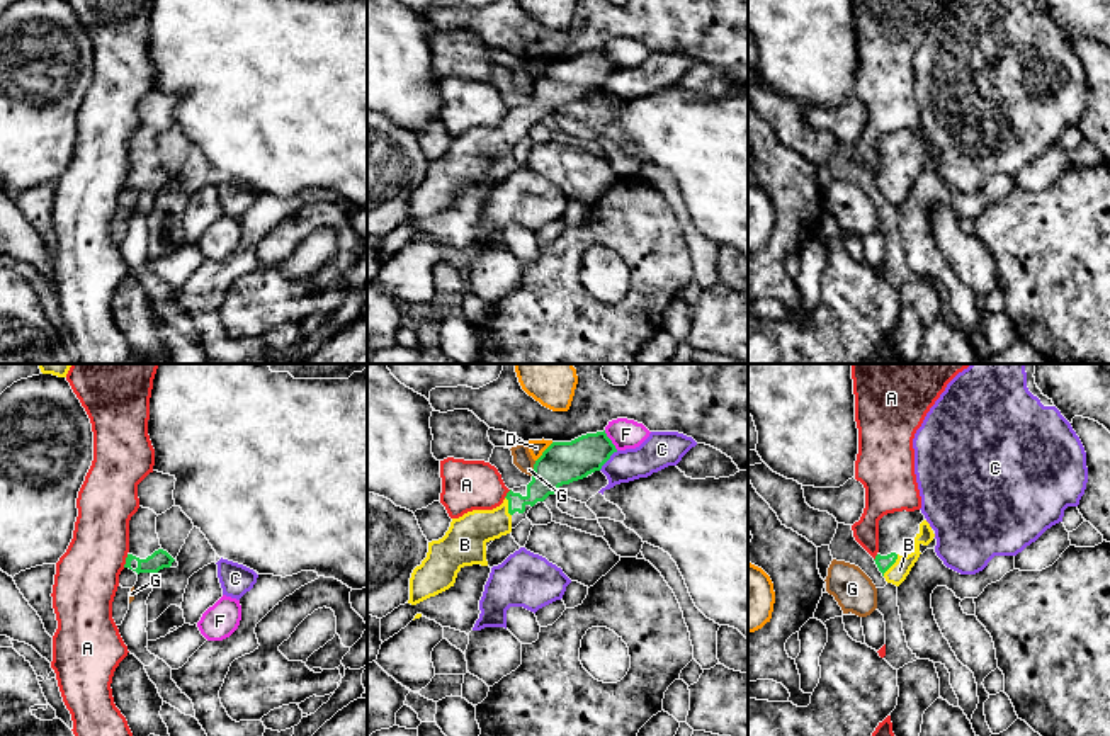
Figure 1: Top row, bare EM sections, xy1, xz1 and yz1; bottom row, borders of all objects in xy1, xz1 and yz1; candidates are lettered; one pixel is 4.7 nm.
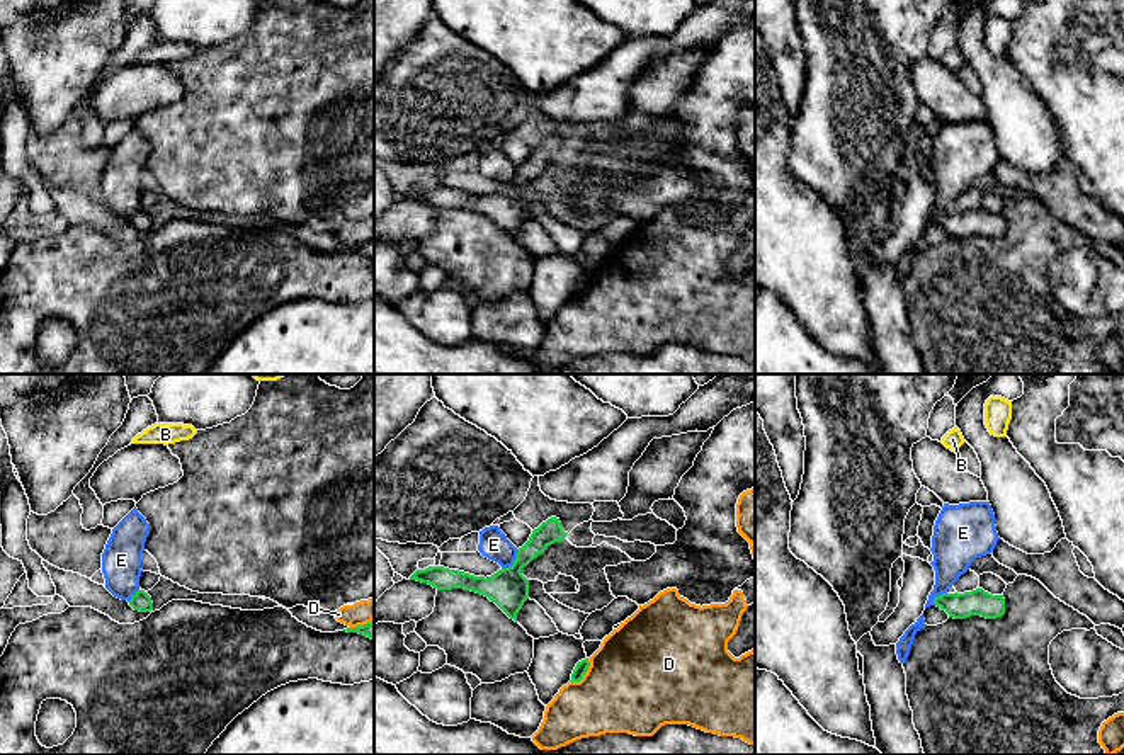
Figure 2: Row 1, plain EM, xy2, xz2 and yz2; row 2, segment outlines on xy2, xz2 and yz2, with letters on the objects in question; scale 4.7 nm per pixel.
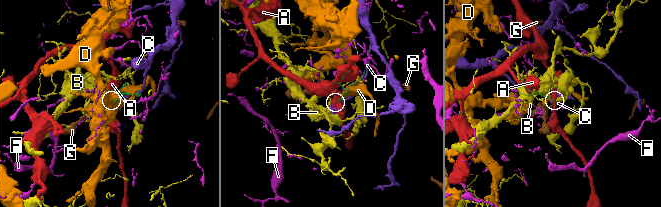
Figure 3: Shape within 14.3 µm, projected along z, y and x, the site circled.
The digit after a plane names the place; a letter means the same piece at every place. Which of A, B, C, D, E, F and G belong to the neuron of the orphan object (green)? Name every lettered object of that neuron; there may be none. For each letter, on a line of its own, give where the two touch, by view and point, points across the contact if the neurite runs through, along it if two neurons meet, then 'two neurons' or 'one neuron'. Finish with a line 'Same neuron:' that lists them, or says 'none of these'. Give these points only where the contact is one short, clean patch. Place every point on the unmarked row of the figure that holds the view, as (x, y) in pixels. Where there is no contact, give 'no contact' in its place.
A: contact xy1 (126, 181); border xy1 (128, 174), (123, 186); two neurons
B: contact yz1 (893, 182); way yz1 (884, 182), (893, 182), (900, 189); one neuron
C: contact xz1 (609, 77); two neurons
D: contact xz2 (585, 291); two neurons
E: contact xz2 (514, 181); border xz2 (517, 169), (516, 179), (502, 187); two neurons
F: contact xz1 (611, 60); two neurons
G: contact xz1 (534, 89); border xz1 (536, 80), (532, 96); two neurons
Same neuron: B

